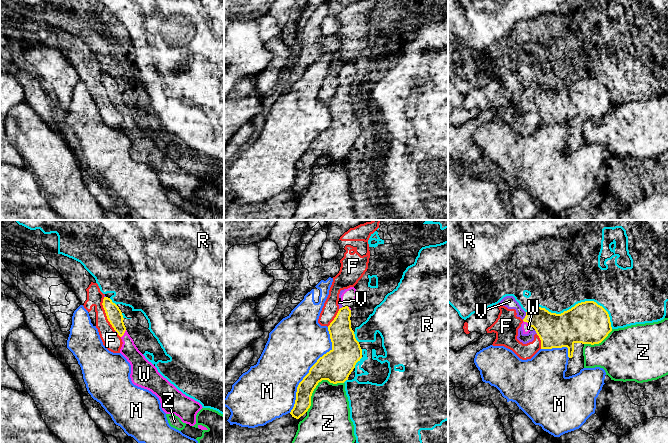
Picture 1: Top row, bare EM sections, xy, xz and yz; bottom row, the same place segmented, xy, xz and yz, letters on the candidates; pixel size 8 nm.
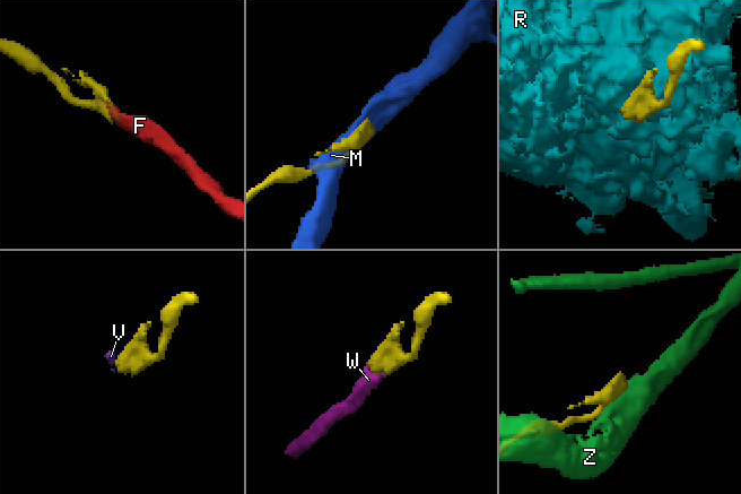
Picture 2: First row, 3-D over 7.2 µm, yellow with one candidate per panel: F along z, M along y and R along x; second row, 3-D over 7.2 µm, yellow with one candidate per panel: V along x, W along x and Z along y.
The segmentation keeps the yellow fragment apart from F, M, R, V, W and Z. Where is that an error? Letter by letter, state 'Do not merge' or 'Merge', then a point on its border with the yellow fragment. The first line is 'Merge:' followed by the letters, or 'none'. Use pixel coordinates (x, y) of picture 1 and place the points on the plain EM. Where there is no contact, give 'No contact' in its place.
Merge: W
F: Do not merge. Touches yellow at xy (106, 90)
M: Do not merge. Touches yellow at xz (310, 145)
R: Do not merge. Touches yellow at yz (580, 79)
V: Do not merge. Touches yellow at yz (525, 92)
W: Merge. Touches yellow at yz (527, 98)
Z: Do not merge. Touches yellow at xz (317, 160)

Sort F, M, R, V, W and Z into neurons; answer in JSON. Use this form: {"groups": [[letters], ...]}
{"groups": [["F", "V"], ["M"], ["R"], ["W"], ["Z"]]}

